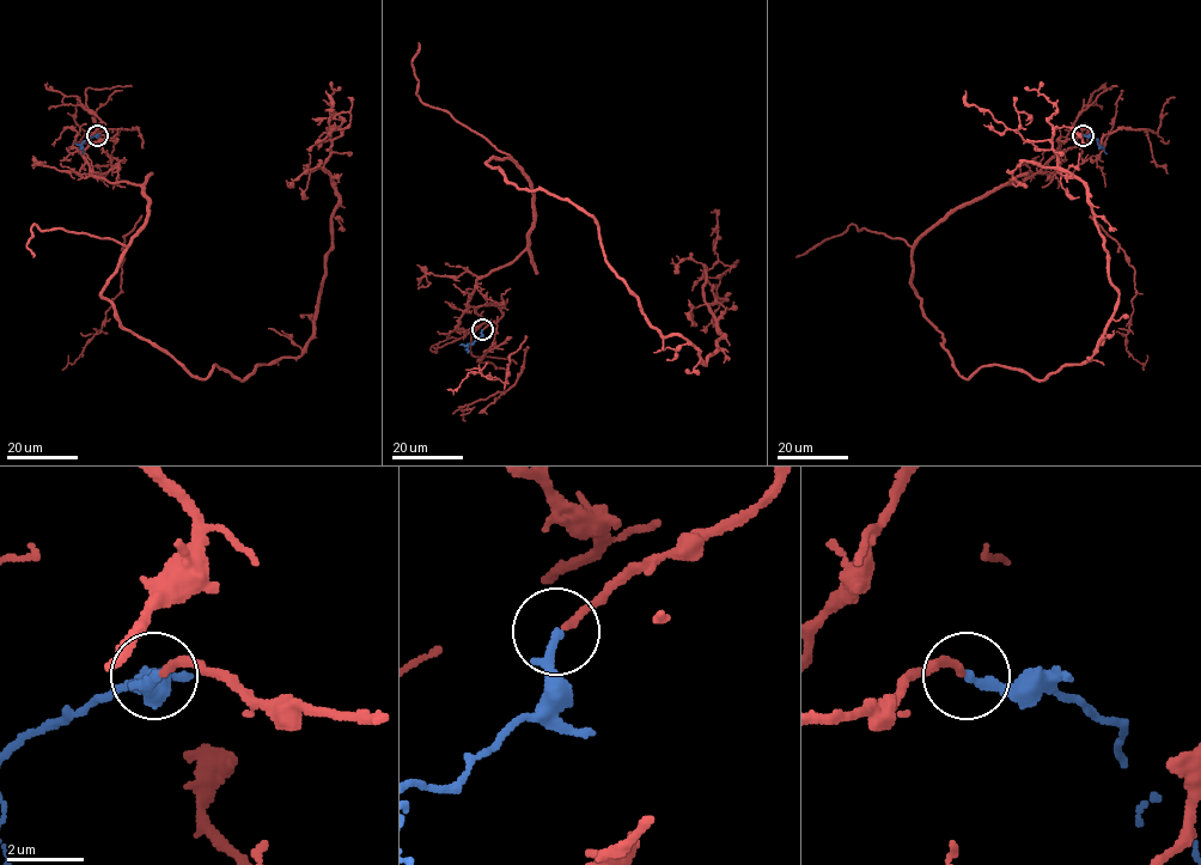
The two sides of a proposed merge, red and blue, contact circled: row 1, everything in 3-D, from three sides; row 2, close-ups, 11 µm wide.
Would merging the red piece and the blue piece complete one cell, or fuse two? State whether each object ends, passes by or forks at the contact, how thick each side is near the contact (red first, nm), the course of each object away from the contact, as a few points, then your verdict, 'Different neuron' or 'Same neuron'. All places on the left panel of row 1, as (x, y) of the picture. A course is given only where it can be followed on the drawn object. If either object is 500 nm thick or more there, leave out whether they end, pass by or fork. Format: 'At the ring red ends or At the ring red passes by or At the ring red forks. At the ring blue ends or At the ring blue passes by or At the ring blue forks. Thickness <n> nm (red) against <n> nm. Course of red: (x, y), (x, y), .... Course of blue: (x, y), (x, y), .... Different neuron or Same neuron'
At the ring red ends. At the ring blue ends. Thickness 200 nm (red) against 280 nm. Course of red: (97, 134), (90, 172), (148, 198), (101, 294), (243, 379), (312, 335), (319, 141), (351, 114), (312, 119). Course of blue: (97, 134), (81, 145), (83, 153). Same neuron

